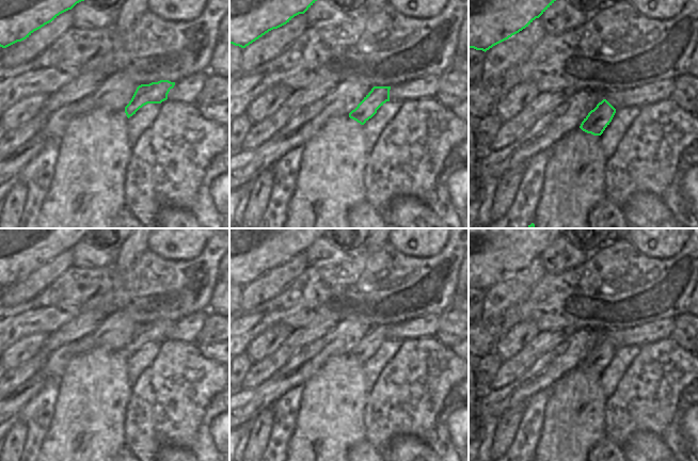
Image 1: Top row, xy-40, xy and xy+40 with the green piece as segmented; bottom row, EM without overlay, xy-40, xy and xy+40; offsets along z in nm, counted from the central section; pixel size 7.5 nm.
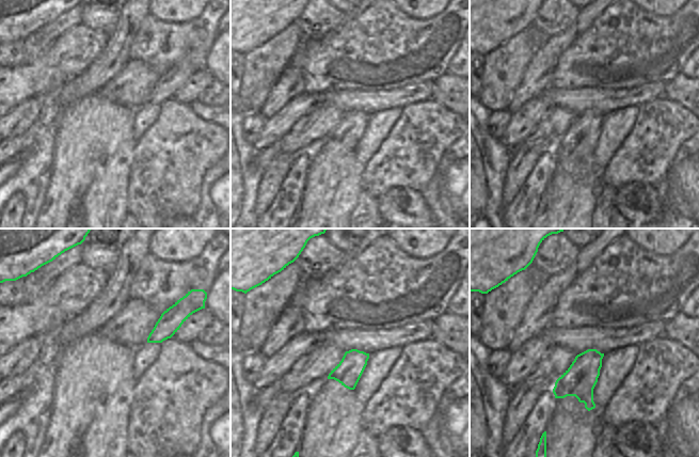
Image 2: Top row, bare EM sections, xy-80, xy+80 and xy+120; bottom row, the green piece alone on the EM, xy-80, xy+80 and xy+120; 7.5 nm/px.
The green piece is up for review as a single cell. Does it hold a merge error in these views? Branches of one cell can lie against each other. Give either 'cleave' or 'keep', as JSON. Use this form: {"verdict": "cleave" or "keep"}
{"verdict": "cleave"}

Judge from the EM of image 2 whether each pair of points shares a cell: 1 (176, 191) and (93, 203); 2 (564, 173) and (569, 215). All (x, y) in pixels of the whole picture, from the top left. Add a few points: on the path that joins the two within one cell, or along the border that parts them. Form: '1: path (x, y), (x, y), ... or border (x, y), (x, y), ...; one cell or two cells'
1: border (130, 173), (128, 177), (127, 211); two cells
2: path (569, 184), (569, 204); one cell

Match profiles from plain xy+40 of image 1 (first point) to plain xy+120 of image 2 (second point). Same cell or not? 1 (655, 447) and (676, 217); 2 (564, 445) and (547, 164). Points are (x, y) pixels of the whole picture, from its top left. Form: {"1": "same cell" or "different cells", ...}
{"1": "different cells", "2": "different cells"}

